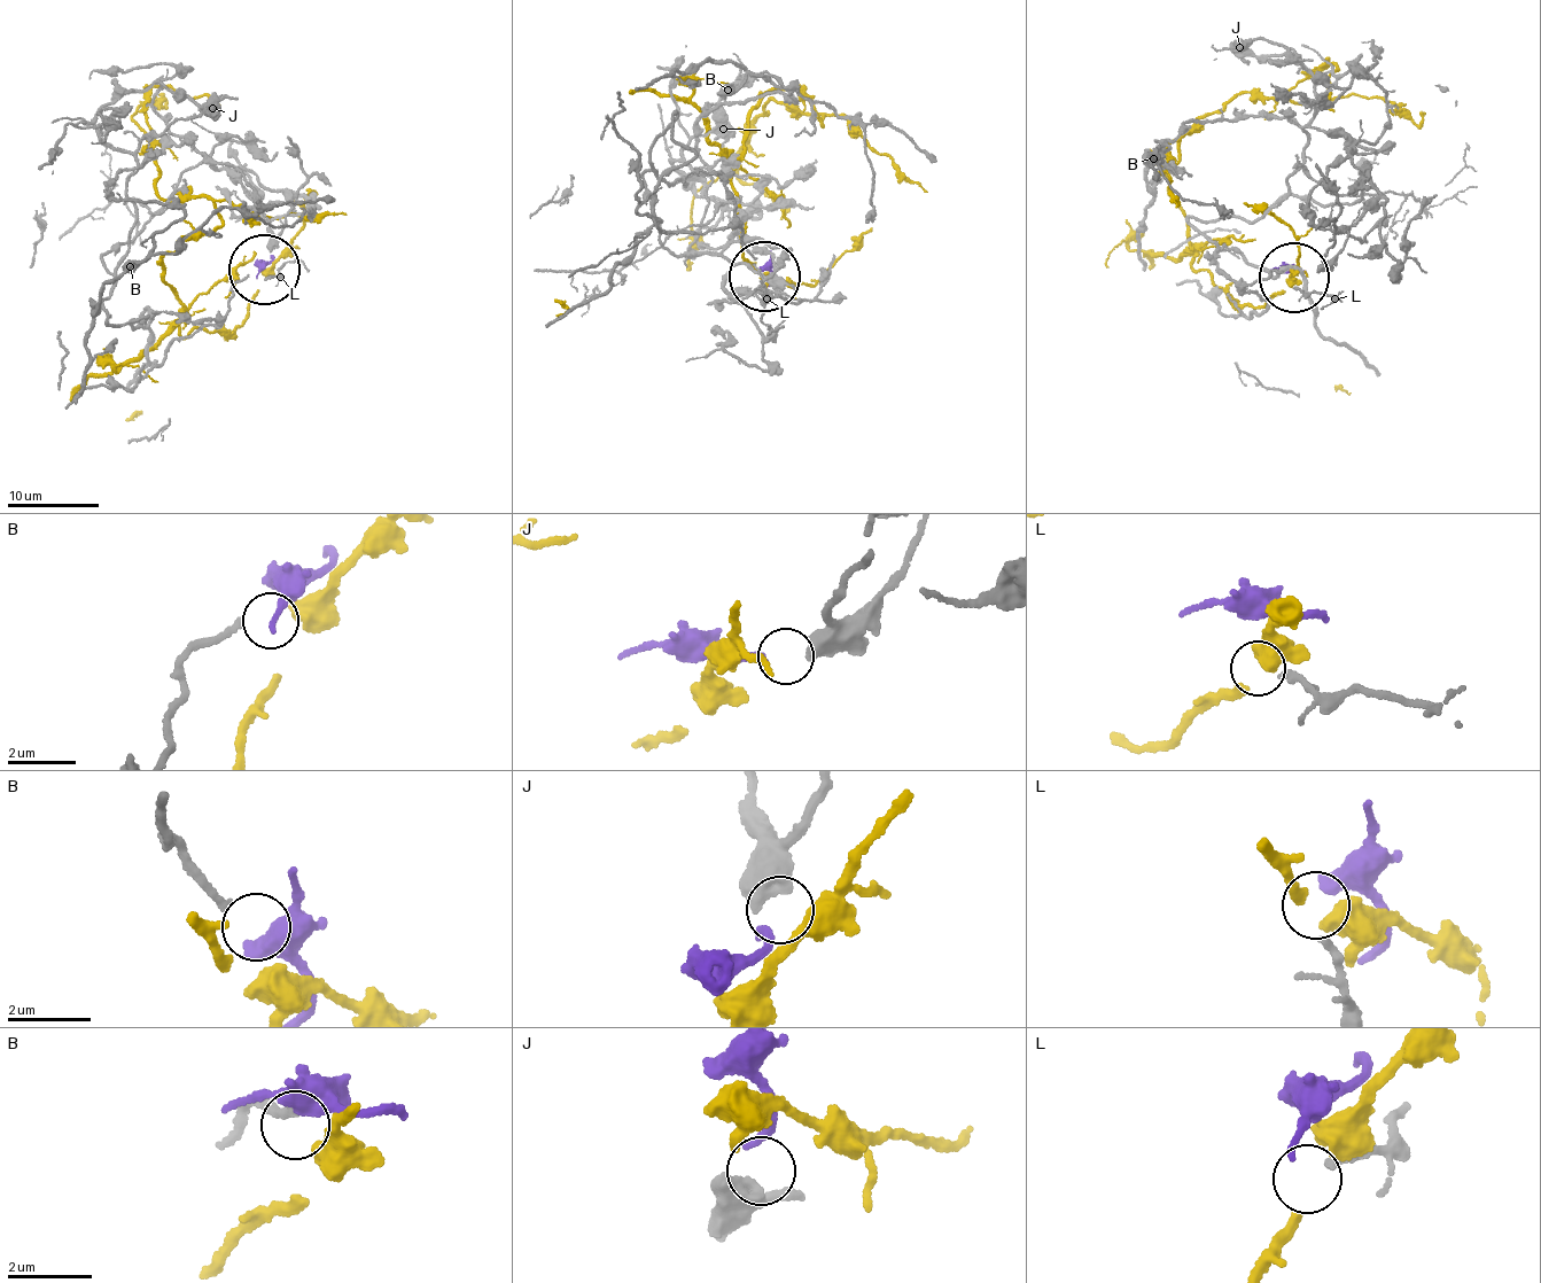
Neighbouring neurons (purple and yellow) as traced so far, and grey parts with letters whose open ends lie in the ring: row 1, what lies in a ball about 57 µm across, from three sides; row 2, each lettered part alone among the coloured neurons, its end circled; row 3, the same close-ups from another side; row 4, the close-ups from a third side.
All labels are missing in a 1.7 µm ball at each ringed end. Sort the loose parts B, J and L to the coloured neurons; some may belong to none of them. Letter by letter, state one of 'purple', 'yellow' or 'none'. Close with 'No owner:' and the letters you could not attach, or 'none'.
B: none
J: purple
L: none
No owner: B, L

